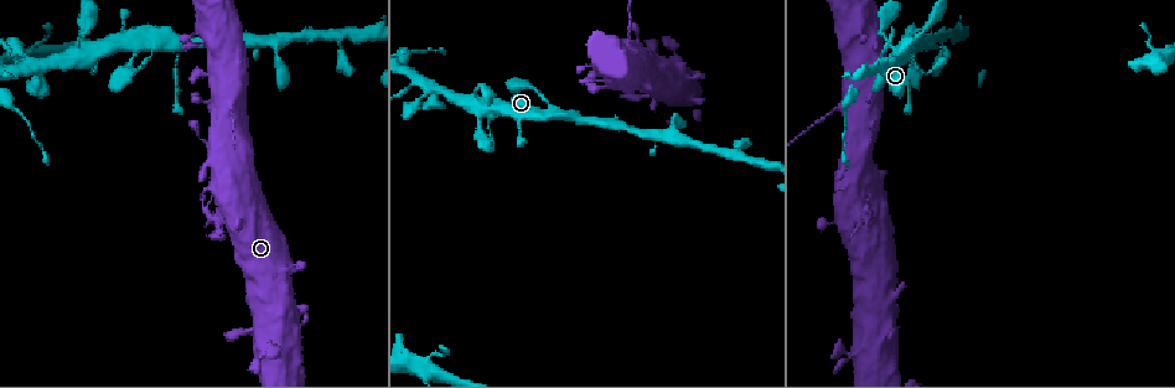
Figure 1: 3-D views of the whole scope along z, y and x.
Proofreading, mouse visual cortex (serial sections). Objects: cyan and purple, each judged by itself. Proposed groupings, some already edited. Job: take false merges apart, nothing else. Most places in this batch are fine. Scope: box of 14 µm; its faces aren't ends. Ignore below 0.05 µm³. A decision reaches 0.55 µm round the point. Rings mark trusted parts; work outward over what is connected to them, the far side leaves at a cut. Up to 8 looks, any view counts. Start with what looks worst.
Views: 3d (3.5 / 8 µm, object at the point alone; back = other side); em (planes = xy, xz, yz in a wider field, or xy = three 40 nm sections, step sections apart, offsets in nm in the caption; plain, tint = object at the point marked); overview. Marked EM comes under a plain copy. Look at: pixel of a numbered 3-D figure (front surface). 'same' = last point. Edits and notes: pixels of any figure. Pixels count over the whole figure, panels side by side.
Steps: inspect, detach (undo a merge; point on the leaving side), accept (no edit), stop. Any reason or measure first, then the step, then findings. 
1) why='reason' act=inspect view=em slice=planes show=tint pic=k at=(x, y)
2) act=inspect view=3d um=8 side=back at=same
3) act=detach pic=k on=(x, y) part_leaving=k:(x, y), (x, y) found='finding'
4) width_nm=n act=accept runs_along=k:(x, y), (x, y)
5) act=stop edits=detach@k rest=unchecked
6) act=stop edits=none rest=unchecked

why='sharp bend' act=inspect view=3d um=3.5 pic=1 at=(214, 216)

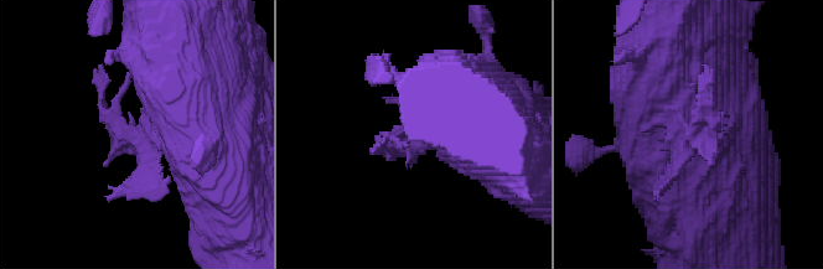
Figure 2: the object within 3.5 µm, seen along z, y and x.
act=inspect view=em slice=xy step=5 show=tint pic=2 at=(131, 140)

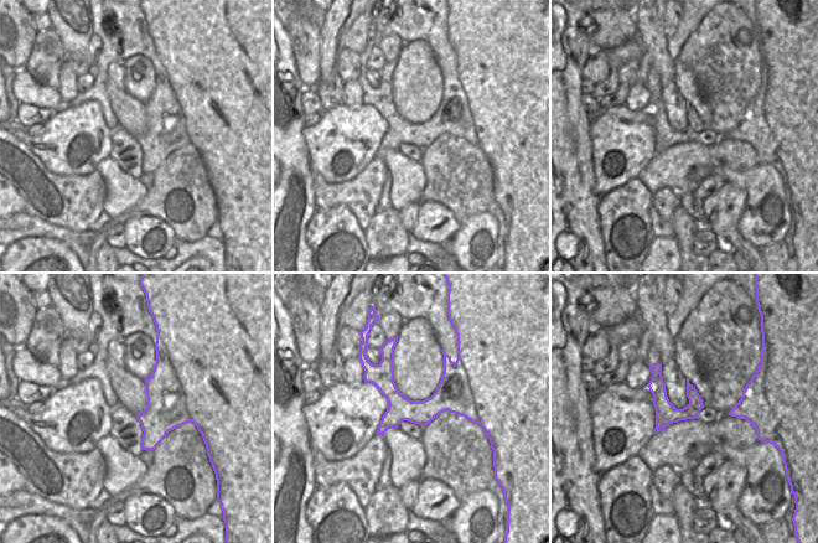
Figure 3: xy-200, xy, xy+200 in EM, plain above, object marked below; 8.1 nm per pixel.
act=accept found='all the same cell'

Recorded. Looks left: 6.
why='four-way junction' act=inspect view=3d um=3.5 pic=1 at=(133, 47)

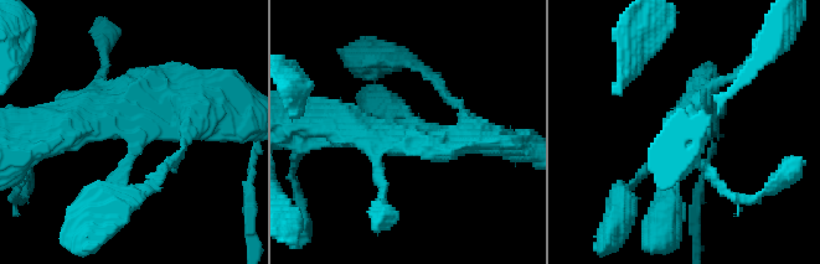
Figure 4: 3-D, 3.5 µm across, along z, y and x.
act=inspect view=em slice=planes show=tint pic=4 at=(136, 132)

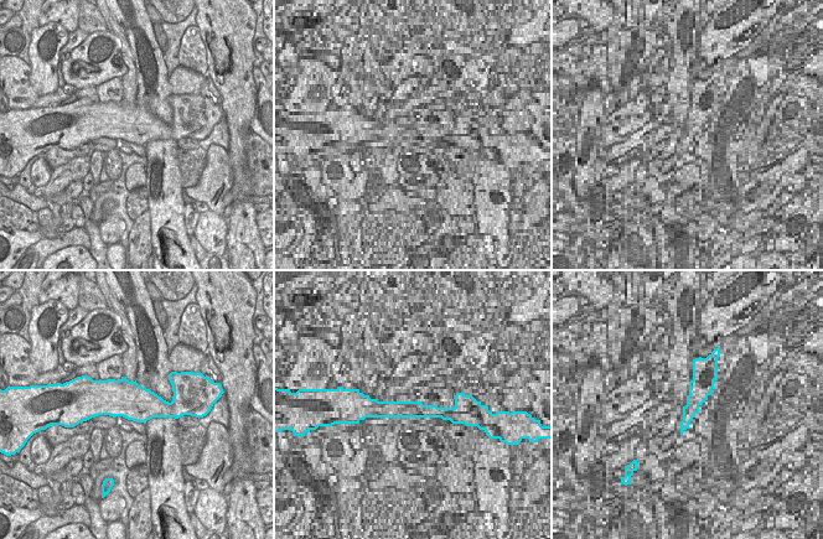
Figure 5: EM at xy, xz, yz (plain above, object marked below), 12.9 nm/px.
act=accept runs_along=4:(111, 205), (149, 120), (213, 113) found='all the same cell'

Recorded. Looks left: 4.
act=inspect view=3d um=3.5 pic=1 at=(229, 108)

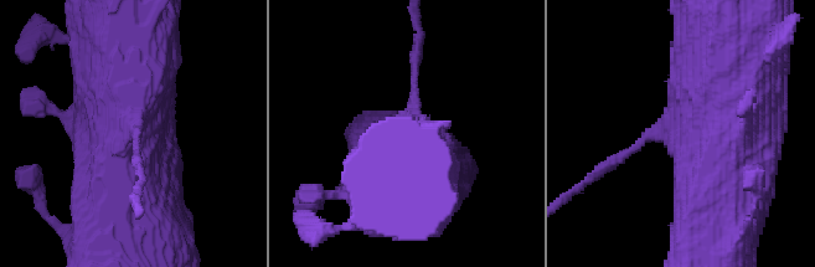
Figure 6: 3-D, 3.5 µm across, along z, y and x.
act=inspect view=em slice=xy step=5 show=tint pic=6 at=(122, 127)

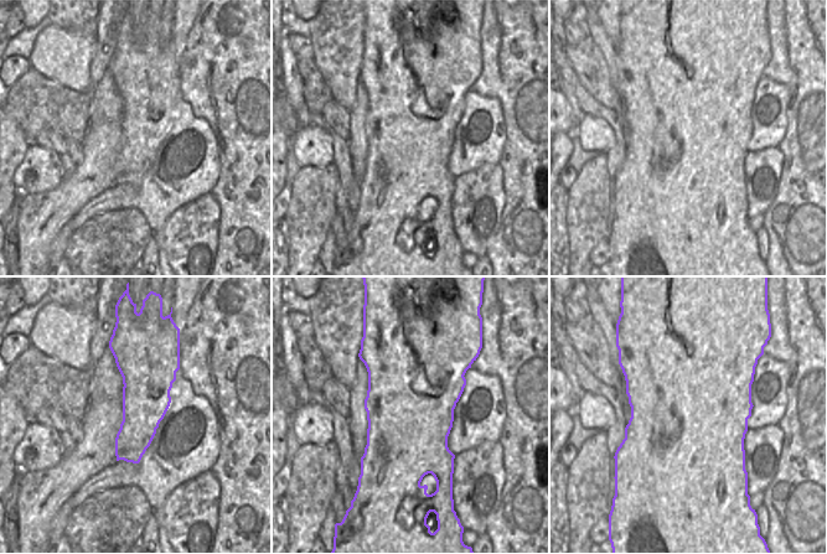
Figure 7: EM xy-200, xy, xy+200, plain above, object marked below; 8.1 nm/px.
act=accept runs_along=6:(722, 209), (732, 174), (732, 37) found='continuous, no second cell'

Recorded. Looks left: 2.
act=stop edits=none rest=unchecked

